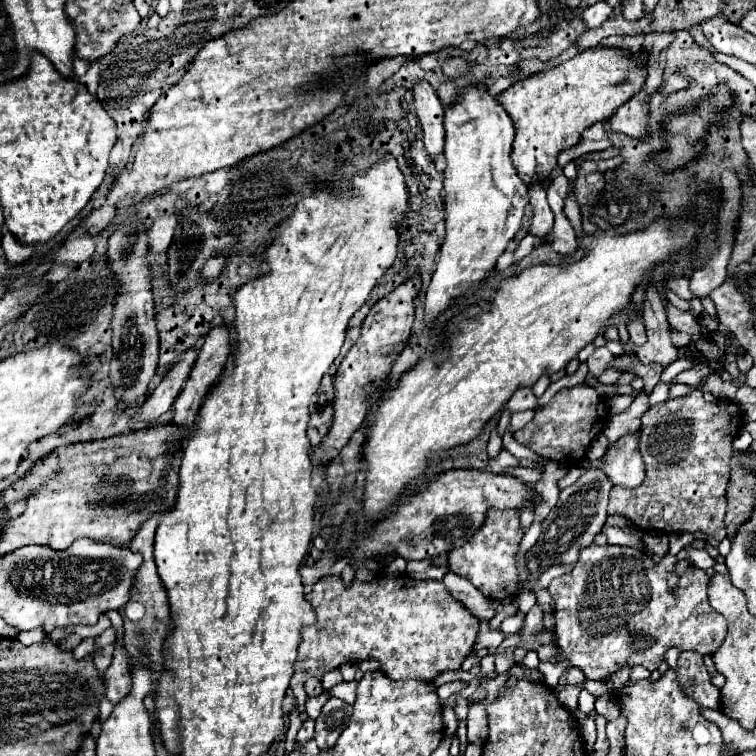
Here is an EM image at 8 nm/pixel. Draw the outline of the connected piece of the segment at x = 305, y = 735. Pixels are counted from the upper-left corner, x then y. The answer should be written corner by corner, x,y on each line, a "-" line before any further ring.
308,718
308,720
302,724
302,728
298,730
296,742
298,742
298,744
306,744
308,740
312,740
312,736
314,736
314,720

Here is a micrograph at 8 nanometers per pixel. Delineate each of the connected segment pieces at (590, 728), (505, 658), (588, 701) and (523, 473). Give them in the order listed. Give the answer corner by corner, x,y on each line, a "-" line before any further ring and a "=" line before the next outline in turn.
586,718
584,722
580,722
580,734
582,734
582,740
586,744
588,754
592,754
592,746
596,742
596,722
592,718
=
507,648
496,656
495,668
497,674
507,672
514,665
514,650
515,648
=
581,688
578,699
578,710
580,710
580,712
584,712
584,714
594,712
594,700
596,700
596,698
594,698
592,694
584,688
=
518,466
518,468
506,468
506,474
522,480
528,488
534,488
536,482
542,478
542,472
540,470
532,470
532,468
524,468
524,466

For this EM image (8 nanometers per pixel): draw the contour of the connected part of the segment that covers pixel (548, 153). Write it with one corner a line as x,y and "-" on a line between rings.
598,46
578,52
548,72
516,82
498,96
498,102
506,108
516,128
512,164
526,186
532,184
532,180
540,180
542,184
554,170
556,156
562,150
576,146
586,128
608,120
644,86
644,60
644,54
626,56
624,50

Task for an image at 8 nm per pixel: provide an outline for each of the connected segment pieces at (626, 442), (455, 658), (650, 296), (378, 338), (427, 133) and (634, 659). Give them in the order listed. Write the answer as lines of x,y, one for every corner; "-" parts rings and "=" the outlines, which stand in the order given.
638,432
624,434
624,438
608,448
604,458
592,464
592,468
602,468
612,484
636,488
644,480
644,462
638,450
638,438
=
326,576
312,586
312,592
306,594
306,600
312,604
316,612
316,624
302,628
300,632
302,642
298,648
294,676
290,682
300,712
304,712
304,704
308,700
308,694
300,692
304,688
304,682
308,678
320,680
324,672
330,672
350,660
360,662
366,658
374,658
380,662
382,672
392,680
414,678
414,680
434,682
446,670
460,670
464,658
472,652
480,626
480,620
472,616
462,602
454,600
446,590
446,586
436,580
424,580
416,584
406,576
398,576
398,578
376,576
368,584
354,580
352,586
344,586
340,576
=
650,282
646,286
644,316
642,318
646,324
648,340
642,346
632,348
638,356
638,360
644,364
648,364
648,362
668,364
668,362
678,360
678,348
670,340
670,326
666,320
664,302
660,300
660,294
658,294
658,288
654,282
=
416,274
408,282
394,288
388,296
384,296
370,308
370,314
366,316
366,320
362,324
362,334
360,334
358,342
350,348
350,352
346,354
346,358
342,360
342,364
338,366
338,372
334,376
334,390
336,390
334,420
332,420
330,430
324,436
322,444
318,448
314,448
314,452
312,452
314,466
330,464
330,460
334,460
338,456
338,450
342,450
342,446
350,440
352,432
358,430
360,424
366,420
366,416
368,416
366,386
384,382
384,378
390,374
390,368
394,366
398,354
404,350
404,346
410,338
412,322
414,322
414,298
418,296
418,292
420,292
420,276
=
428,82
416,84
412,92
424,132
424,146
434,162
444,152
444,106
=
590,544
582,548
574,570
554,578
548,588
548,592
554,598
554,616
556,616
554,646
558,648
560,654
552,658
552,662
566,660
570,662
570,666
580,668
586,680
606,682
614,672
618,672
624,666
640,664
650,672
658,670
668,648
678,648
680,652
694,650
702,656
714,654
724,642
728,622
708,604
706,588
710,578
706,576
704,570
688,568
684,574
678,574
676,588
668,588
666,580
668,574
676,574
676,562
678,562
676,556
666,554
656,564
642,550
624,546

